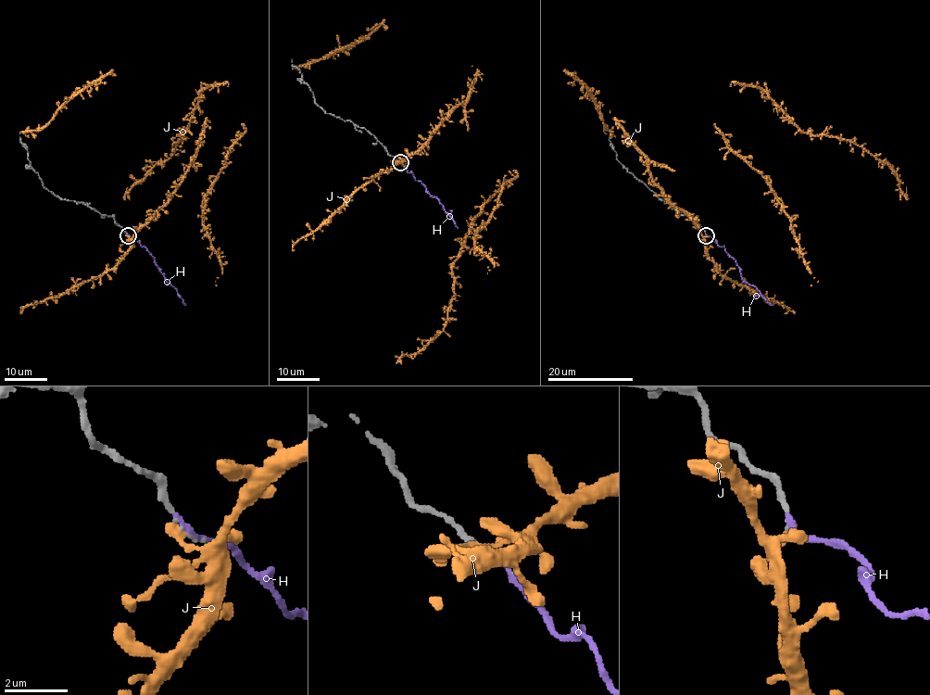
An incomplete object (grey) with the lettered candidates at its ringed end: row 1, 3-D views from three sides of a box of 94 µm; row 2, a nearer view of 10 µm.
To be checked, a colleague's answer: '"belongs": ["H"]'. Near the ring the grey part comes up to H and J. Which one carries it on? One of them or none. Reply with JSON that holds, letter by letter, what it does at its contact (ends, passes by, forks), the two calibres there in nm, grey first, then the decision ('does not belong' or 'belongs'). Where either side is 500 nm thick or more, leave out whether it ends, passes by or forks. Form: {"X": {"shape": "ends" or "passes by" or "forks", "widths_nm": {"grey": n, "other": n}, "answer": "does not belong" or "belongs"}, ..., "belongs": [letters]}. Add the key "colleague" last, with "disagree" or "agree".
{"H": {"shape": "ends", "widths_nm": {"grey": 90, "other": 240}, "answer": "belongs"}, "J": {"shape": "ends", "widths_nm": {"grey": 90, "other": 320}, "answer": "does not belong"}, "belongs": ["H"], "colleague": "agree"}

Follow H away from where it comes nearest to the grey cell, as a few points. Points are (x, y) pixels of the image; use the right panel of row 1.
H: (706, 235), (712, 237), (724, 247), (735, 260), (741, 278), (753, 284), (772, 305)

